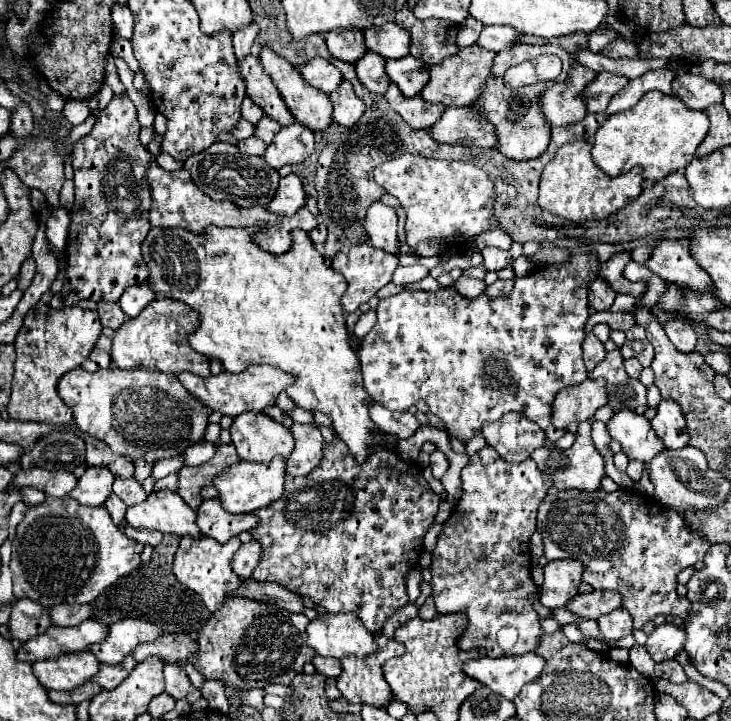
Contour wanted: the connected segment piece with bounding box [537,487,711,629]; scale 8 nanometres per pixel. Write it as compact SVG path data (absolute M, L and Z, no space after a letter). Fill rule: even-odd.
M555 487L549 489L543 505L539 507L537 517L537 531L543 537L545 545L545 557L549 561L553 559L577 559L585 565L585 583L593 589L611 589L619 591L623 595L623 607L633 615L633 627L641 629L645 621L651 621L655 615L677 615L687 617L687 605L689 601L685 597L679 597L675 591L677 585L677 573L689 565L695 565L703 555L711 549L711 543L693 533L687 525L681 513L675 513L673 509L665 505L657 505L653 497L641 495L631 489L617 489L613 493L605 493L603 489L597 491L579 491L579 489L567 489L559 491Z

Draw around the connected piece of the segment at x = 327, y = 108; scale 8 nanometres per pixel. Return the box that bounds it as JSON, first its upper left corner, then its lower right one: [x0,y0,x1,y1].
[259,47,333,131]

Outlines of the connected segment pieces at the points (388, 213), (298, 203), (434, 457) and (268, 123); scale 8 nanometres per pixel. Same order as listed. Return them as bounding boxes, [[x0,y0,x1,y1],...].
[[365,201,401,255],[267,175,305,215],[431,451,449,479],[255,117,281,143]]

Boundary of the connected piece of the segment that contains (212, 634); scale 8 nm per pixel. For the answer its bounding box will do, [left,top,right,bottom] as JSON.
[189,599,317,689]

